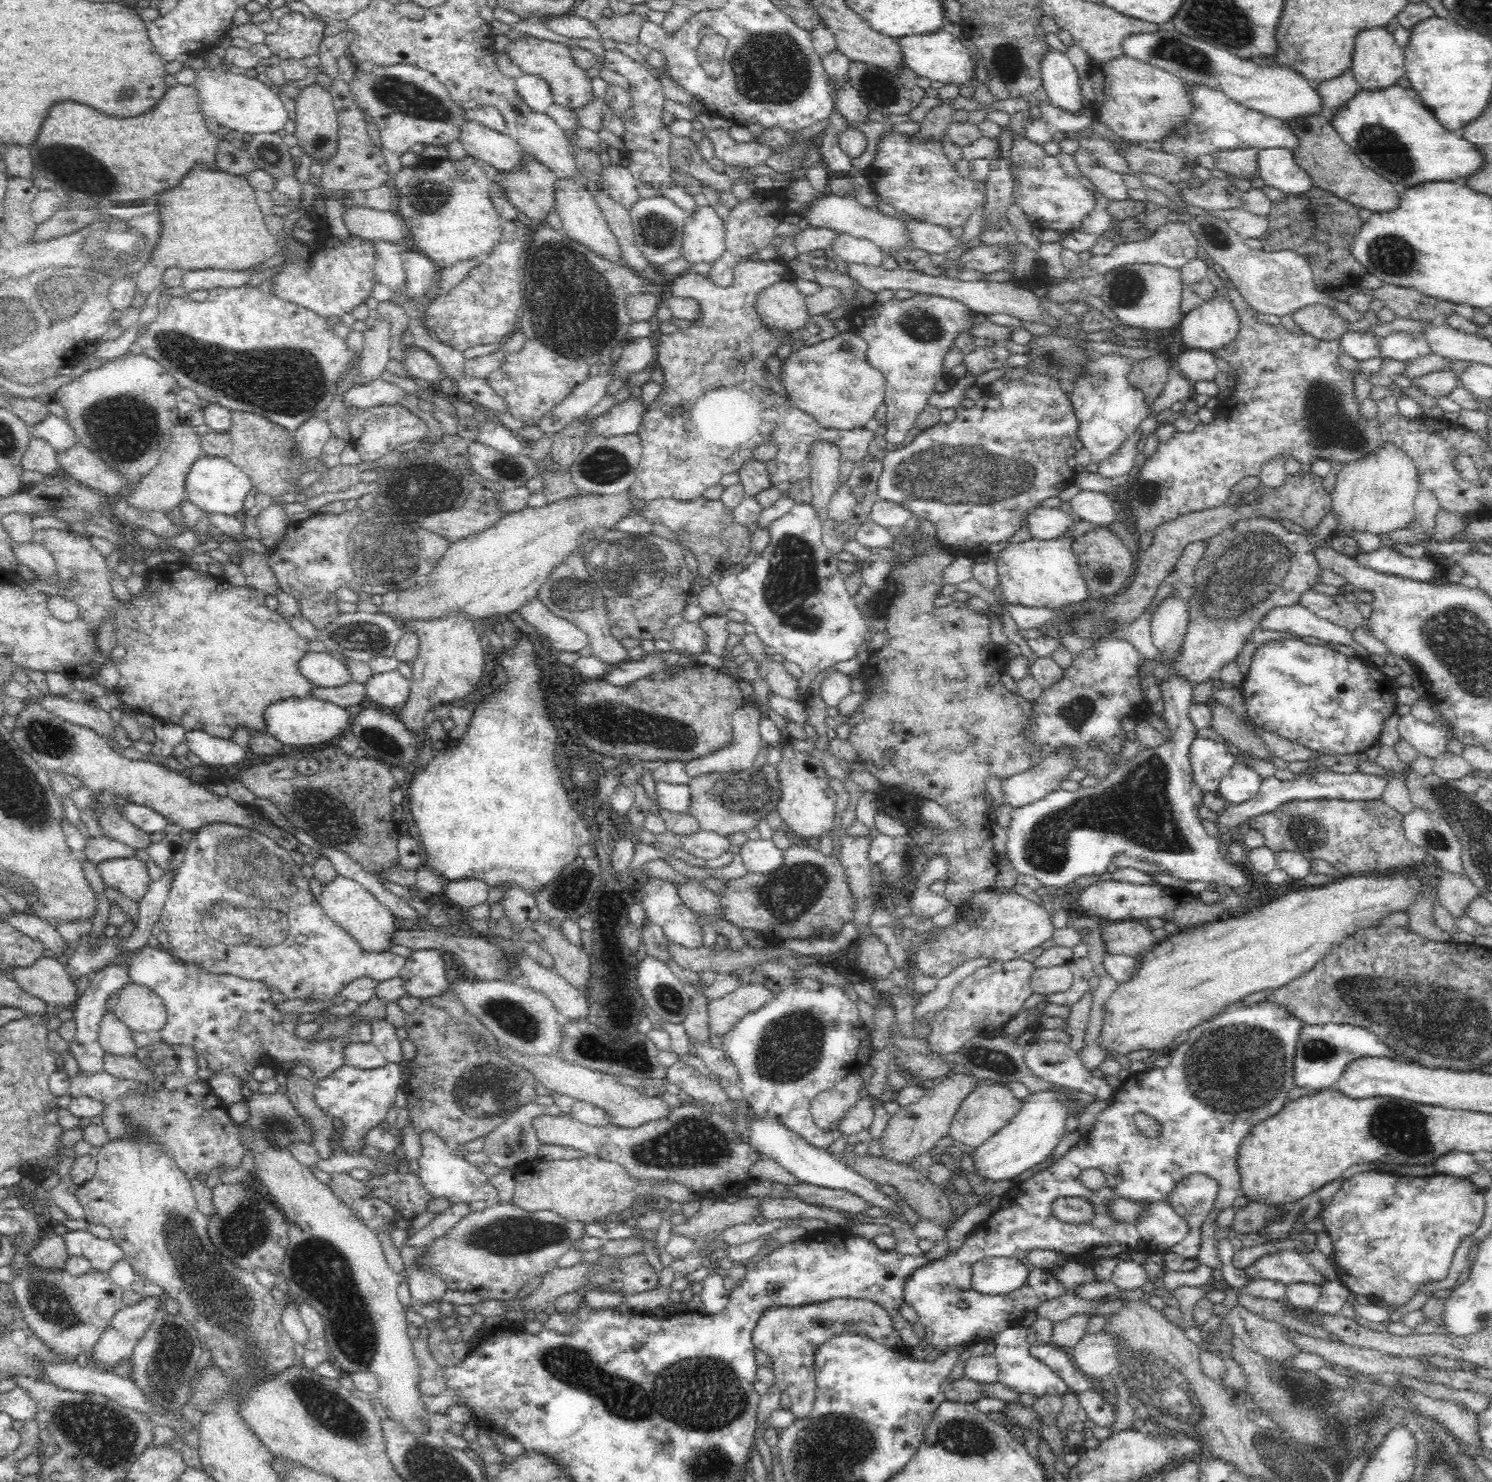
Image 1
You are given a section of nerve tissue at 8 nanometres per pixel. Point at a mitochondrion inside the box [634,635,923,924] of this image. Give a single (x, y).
(741, 797)

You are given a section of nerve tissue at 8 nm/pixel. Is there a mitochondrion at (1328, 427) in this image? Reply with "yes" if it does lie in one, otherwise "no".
yes

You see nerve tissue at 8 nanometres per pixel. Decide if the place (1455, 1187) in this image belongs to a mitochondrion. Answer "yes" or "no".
no

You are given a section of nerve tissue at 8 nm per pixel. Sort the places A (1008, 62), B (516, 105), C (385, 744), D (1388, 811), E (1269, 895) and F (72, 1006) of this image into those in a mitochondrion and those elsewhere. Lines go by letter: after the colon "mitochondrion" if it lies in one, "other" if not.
A: mitochondrion
B: mitochondrion
C: mitochondrion
D: other
E: other
F: other

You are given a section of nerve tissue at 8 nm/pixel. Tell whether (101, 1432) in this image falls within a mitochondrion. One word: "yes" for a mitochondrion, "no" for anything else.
yes

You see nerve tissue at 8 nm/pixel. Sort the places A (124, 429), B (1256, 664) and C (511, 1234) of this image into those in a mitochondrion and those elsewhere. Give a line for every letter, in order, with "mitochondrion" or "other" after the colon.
A: mitochondrion
B: other
C: mitochondrion

